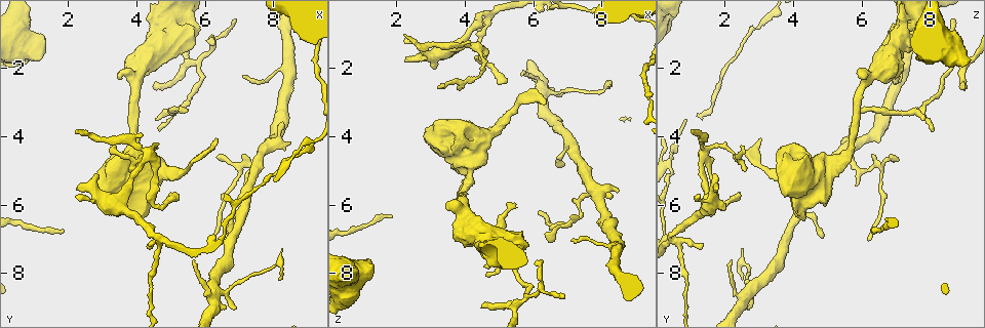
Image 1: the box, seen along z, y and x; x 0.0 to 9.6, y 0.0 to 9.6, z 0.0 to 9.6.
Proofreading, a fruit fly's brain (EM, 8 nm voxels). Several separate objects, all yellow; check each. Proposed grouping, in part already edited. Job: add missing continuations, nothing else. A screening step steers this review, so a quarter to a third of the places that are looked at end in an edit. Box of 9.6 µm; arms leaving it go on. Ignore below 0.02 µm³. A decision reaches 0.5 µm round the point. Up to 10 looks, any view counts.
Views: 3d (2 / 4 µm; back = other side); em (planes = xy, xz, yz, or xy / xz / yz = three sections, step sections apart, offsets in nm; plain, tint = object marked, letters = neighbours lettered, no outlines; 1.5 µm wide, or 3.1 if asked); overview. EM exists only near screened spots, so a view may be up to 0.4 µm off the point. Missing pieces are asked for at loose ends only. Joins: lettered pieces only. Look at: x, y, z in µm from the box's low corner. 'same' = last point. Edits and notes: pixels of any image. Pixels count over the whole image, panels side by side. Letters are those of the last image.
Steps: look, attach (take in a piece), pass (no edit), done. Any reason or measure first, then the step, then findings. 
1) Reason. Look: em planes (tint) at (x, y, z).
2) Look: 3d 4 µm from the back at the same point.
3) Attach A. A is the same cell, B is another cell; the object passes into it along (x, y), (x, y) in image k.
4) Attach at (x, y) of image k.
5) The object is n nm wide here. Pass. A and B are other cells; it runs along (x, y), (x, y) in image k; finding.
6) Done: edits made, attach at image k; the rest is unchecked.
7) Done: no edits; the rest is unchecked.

Look: em yz step 4 (letters) at (6.30, 1.30, 7.70).

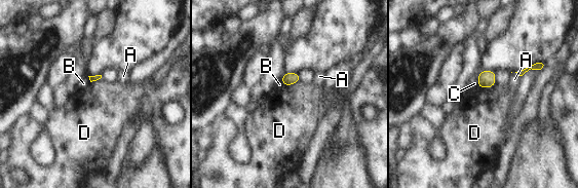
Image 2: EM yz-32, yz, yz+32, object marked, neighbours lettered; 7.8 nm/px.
Pass. A, B, C and D are other cells; a border runs along (514, 72), (521, 76) in image 2; none of them fits.

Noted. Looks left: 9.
Branch stops here. Look: 3d 2 µm at (5.45, 3.30, 6.00).

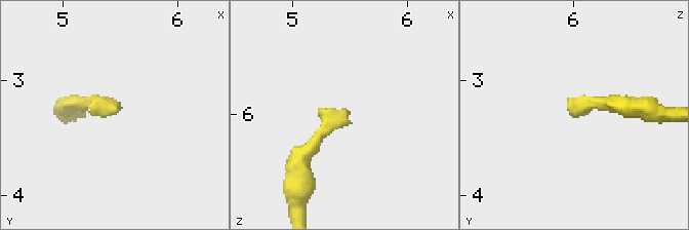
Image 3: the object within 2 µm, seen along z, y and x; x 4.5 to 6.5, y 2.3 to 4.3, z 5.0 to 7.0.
Need the tissue. Look: em planes (plain) at (5.44, 3.28, 5.96).

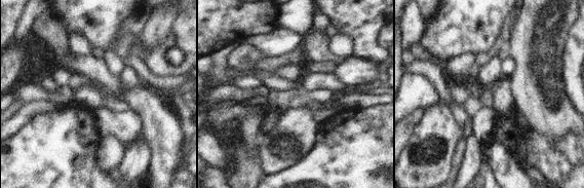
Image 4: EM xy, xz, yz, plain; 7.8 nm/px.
What lies round it. Look: em planes (letters) at the same point.

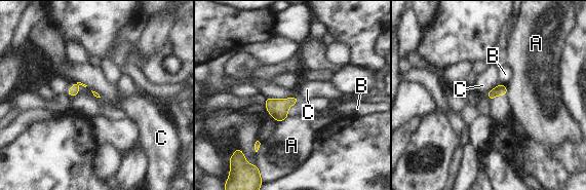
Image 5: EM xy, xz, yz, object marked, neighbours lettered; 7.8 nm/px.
Pass. A, B and C are other cells; no lettered piece goes on from it.

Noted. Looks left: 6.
Thin end. Look: em planes (letters) at (4.35, 7.20, 1.40).

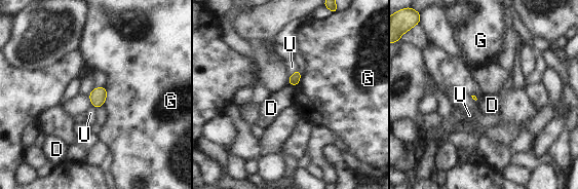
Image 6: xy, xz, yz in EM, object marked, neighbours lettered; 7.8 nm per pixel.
Pass. D, G and U are other cells; a border runs along (287, 84), (298, 85) in image 6; none of them fits.

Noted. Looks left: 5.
Branch stops here. Look: em 3.1 µm xz step 8 (tint) at (6.90, 9.05, 2.70).

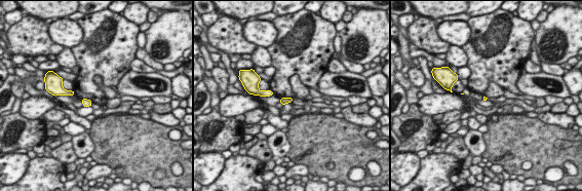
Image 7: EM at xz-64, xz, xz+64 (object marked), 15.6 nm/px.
Look: em 3.1 µm planes (letters) at the same point.

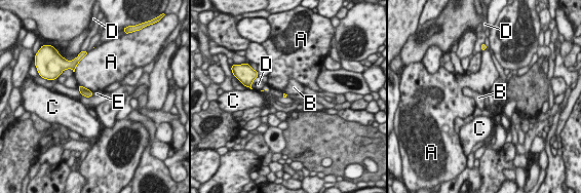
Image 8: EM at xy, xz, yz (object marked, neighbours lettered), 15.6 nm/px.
Pass. A, B, C, D and E are other cells; none of them fits.

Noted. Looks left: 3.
Done: no edits; the rest is unchecked.

